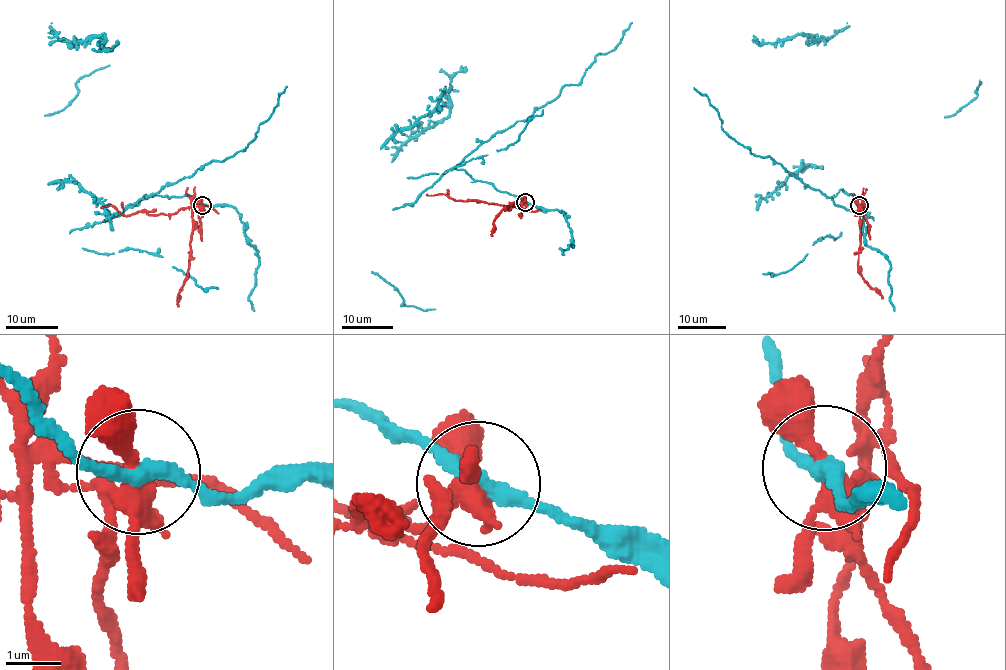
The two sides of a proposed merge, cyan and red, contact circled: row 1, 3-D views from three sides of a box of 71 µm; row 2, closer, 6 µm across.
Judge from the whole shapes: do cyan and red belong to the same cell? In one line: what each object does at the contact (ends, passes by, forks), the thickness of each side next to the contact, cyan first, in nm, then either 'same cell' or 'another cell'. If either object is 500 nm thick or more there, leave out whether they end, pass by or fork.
cyan passes by | red forks | 280/320 nm | another cell

